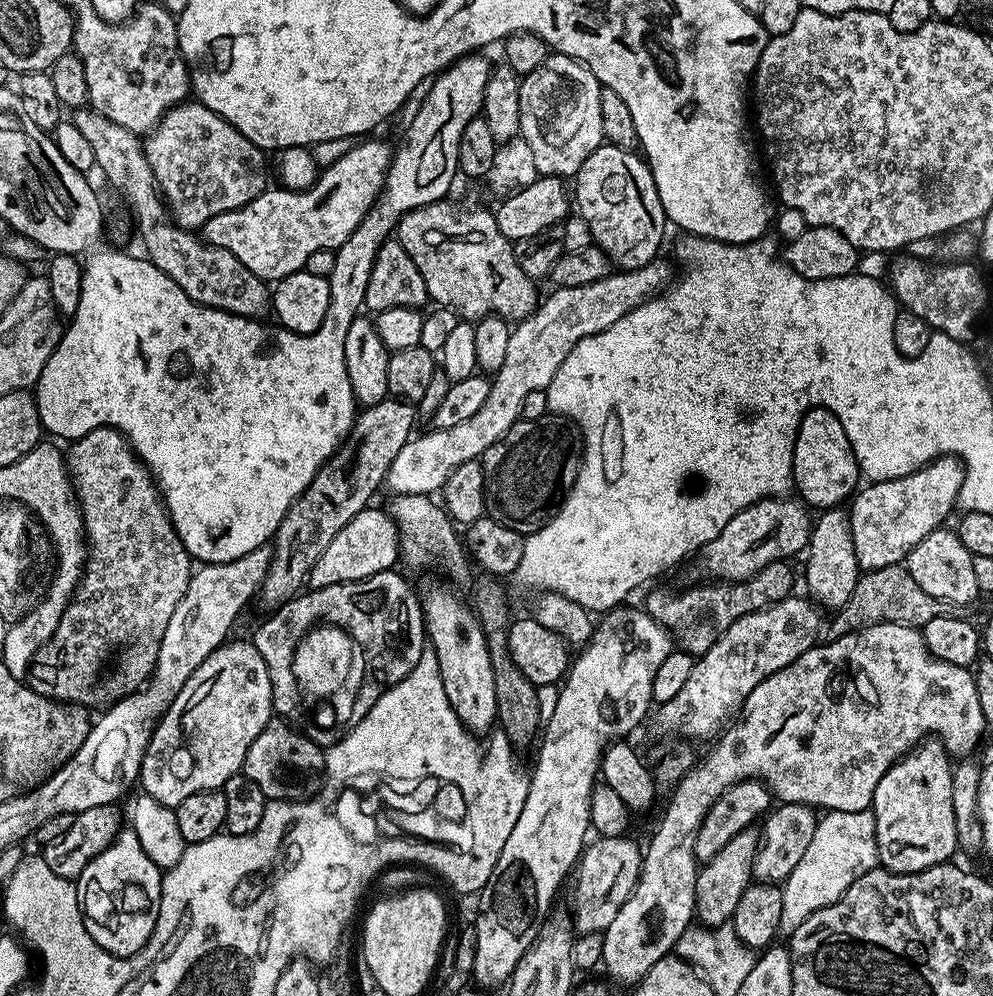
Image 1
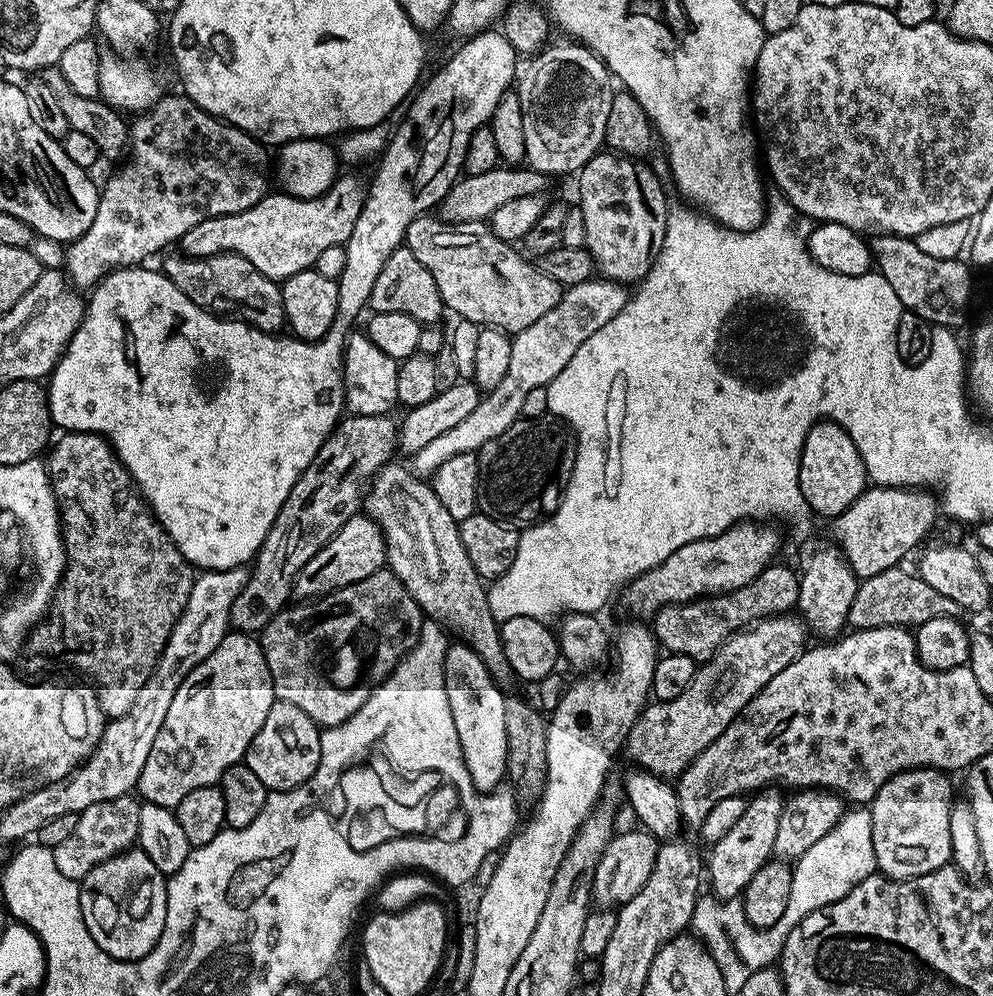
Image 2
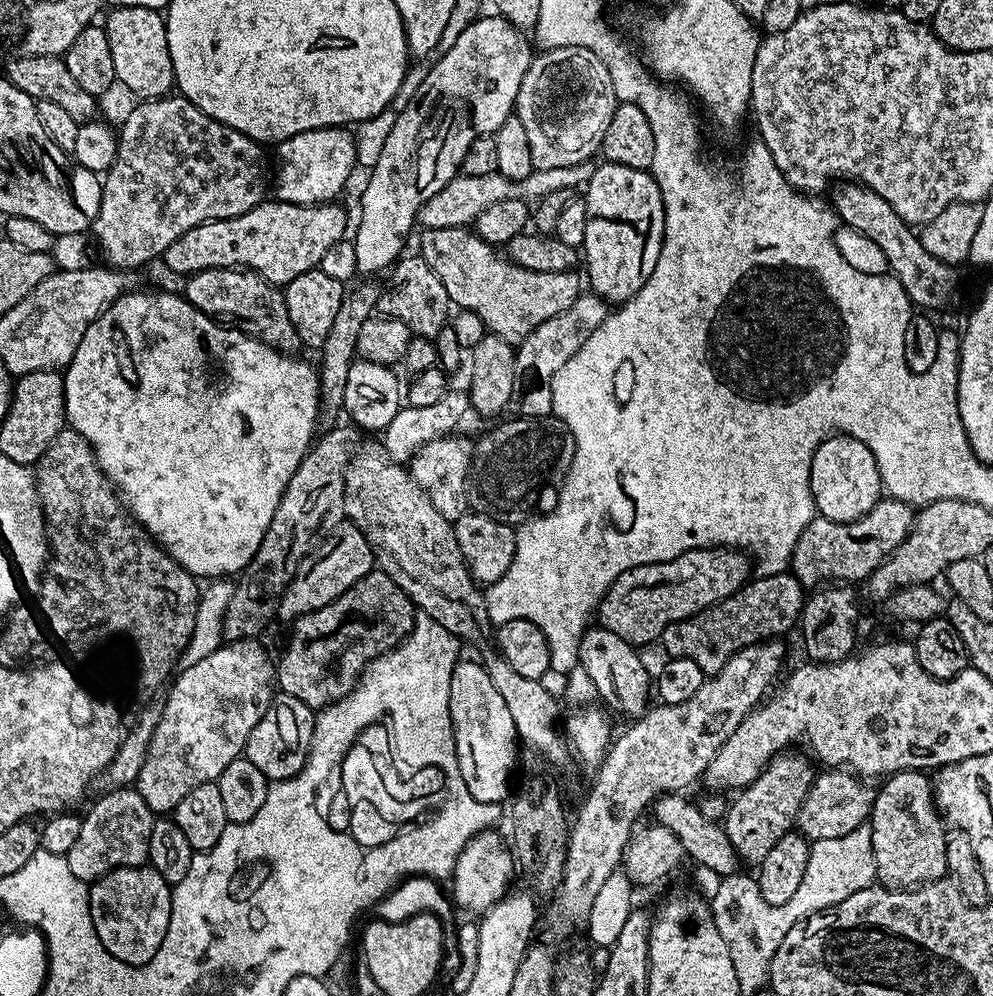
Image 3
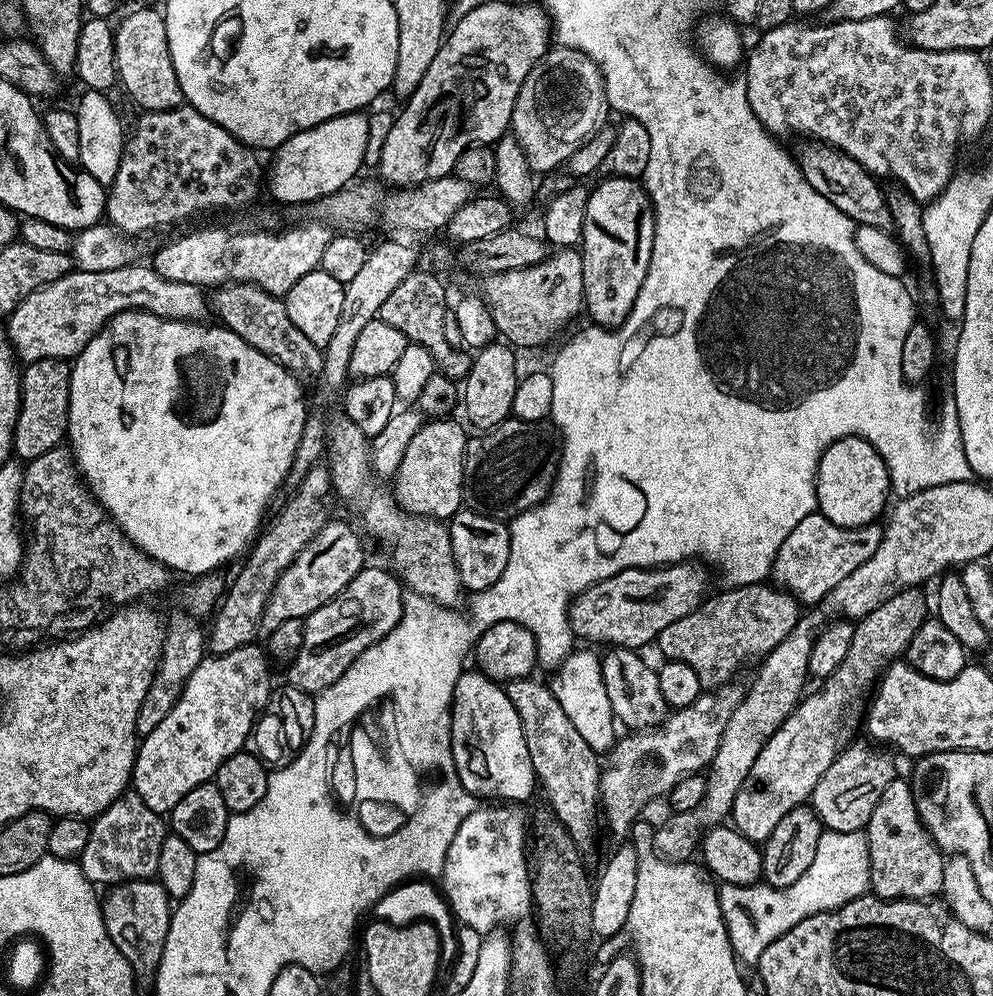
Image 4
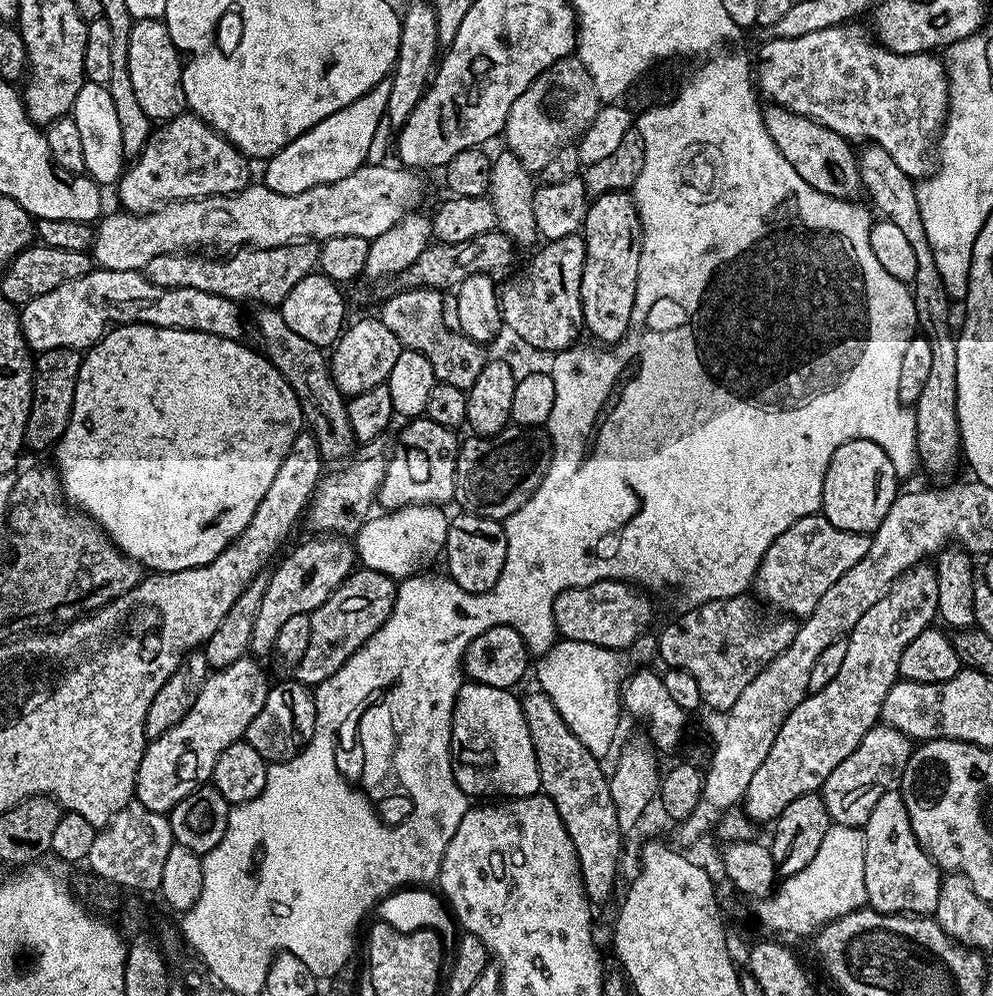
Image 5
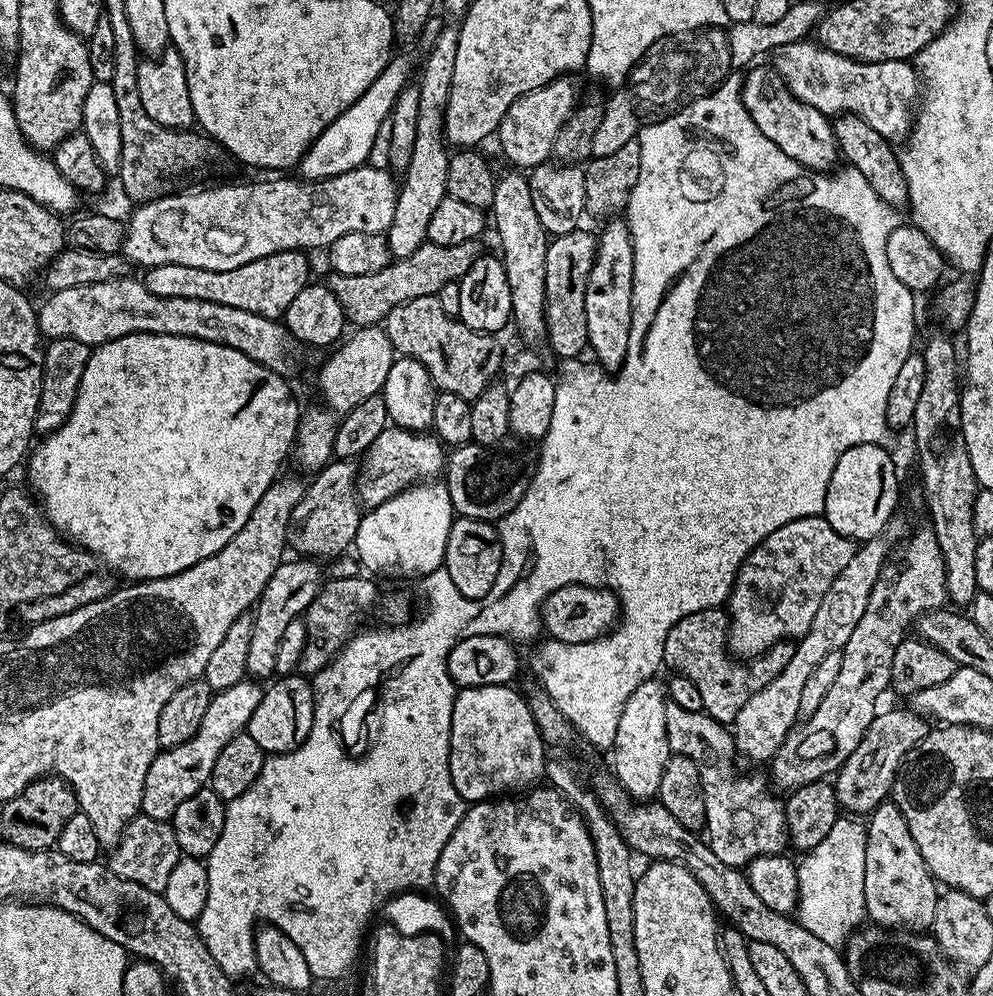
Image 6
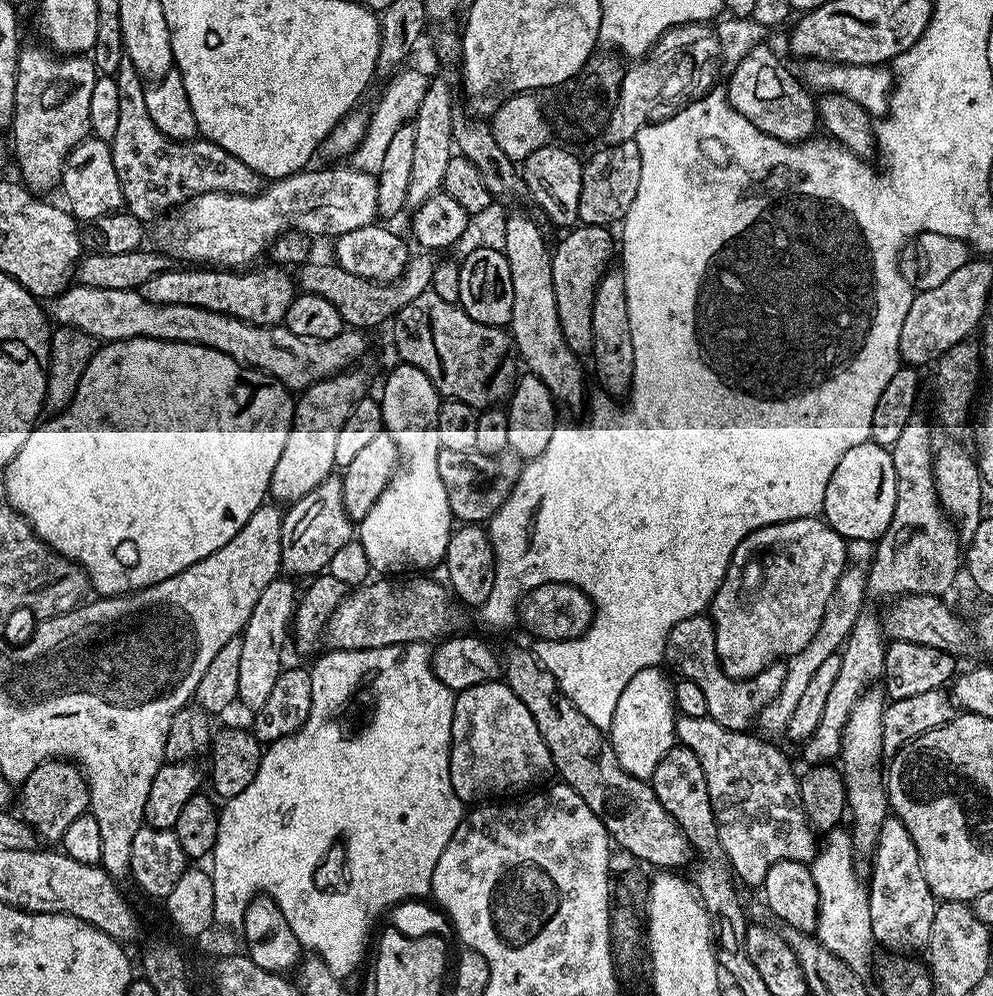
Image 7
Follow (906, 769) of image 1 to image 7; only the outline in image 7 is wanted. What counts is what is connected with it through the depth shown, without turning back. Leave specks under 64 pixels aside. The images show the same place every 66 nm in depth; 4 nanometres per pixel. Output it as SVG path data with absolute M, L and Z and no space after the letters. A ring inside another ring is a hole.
M894 814L889 815L882 822L882 830L878 830L878 842L870 863L872 881L867 881L866 895L873 941L884 947L881 949L896 954L912 954L915 948L923 949L930 938L930 925L934 923L938 901L930 886L926 886L926 874L922 874L922 862L918 858L914 840Z

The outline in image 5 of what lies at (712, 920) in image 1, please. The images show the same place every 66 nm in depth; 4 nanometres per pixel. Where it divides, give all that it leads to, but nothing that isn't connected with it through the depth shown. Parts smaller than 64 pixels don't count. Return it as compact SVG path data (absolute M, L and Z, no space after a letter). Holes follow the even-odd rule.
M921 562L914 568L907 568L901 576L897 576L893 584L884 591L884 596L862 618L858 618L852 631L848 633L846 639L846 658L842 661L842 666L830 682L822 690L812 692L805 696L804 700L782 722L778 734L774 738L774 746L770 746L770 754L766 754L766 762L758 766L754 778L750 778L748 795L743 801L742 808L753 821L768 820L775 821L776 817L794 802L794 798L802 798L802 794L820 792L824 787L826 778L834 774L834 766L838 762L846 762L854 750L862 742L862 738L880 720L882 701L886 694L895 686L899 677L898 658L902 658L902 650L910 646L913 638L918 638L922 630L933 627L937 619L938 610L938 578L935 567L931 563Z

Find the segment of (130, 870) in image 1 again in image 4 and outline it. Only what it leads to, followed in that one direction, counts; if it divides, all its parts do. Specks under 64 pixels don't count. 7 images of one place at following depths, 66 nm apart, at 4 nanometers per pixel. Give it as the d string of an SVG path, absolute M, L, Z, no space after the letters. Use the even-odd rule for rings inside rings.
M151 878L123 880L111 885L105 892L108 893L102 896L102 915L106 934L110 934L120 959L137 977L151 977L160 965L168 927L172 921L173 905L167 890L161 886L159 879Z

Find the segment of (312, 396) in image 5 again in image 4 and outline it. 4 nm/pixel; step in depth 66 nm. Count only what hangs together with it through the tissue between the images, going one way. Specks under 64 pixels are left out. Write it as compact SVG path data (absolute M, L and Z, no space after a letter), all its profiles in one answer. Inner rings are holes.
M222 284L211 293L210 308L215 315L216 312L220 315L219 323L223 327L238 334L238 338L242 338L250 346L254 346L254 350L266 354L266 358L274 358L274 362L278 362L278 366L282 366L297 380L301 382L311 380L312 382L322 374L324 350L314 346L314 342L310 342L310 338L306 338L306 334L302 334L302 330L298 330L298 326L294 326L294 322L290 322L290 314L286 314L286 306L281 297L262 290L257 284ZM343 410L333 411L328 417L326 467L332 475L332 486L339 499L341 496L348 504L365 499L360 508L363 531L368 531L378 543L385 544L392 551L386 564L401 585L409 592L430 598L435 604L459 605L462 585L447 527L441 521L405 510L391 491L372 492L374 473L370 459L370 437L362 434L362 430L350 422Z

